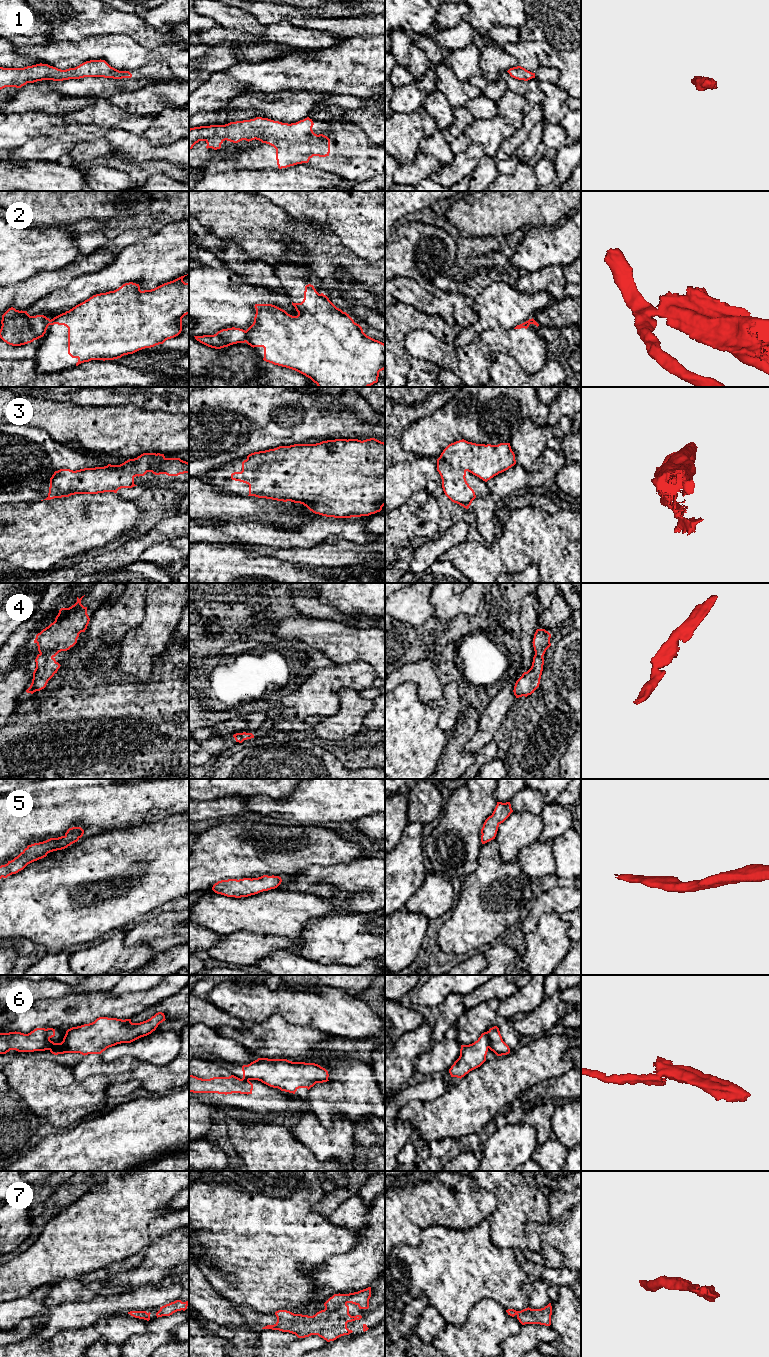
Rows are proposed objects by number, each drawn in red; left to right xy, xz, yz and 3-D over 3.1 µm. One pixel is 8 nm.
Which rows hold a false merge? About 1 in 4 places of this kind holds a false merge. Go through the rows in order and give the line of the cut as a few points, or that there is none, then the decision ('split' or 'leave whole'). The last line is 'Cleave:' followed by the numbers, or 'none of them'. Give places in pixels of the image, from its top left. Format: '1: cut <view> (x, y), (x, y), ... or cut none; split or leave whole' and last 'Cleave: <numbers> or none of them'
1: cut none; leave whole
2: cut xz (245, 331), (246, 341); split
3: cut none; leave whole
4: cut none; leave whole
5: cut none; leave whole
6: cut yz (486, 1032), (489, 1038), (488, 1047); split
7: cut none; leave whole
Cleave: 2, 6

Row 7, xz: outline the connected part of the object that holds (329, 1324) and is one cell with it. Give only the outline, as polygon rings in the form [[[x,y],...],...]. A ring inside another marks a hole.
[[[371,1287],[349,1294],[334,1294],[324,1303],[325,1309],[313,1316],[278,1310],[275,1312],[277,1322],[262,1329],[289,1332],[298,1338],[318,1335],[327,1342],[334,1341],[353,1332],[347,1328],[348,1322],[362,1318],[361,1315],[351,1316],[347,1304],[352,1303],[359,1309],[368,1309],[370,1297]]]

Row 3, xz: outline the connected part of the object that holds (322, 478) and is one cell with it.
[[[375,438],[366,440],[358,439],[335,439],[322,441],[316,444],[294,444],[290,446],[279,446],[274,449],[251,453],[247,459],[242,462],[242,471],[231,474],[231,479],[240,481],[249,485],[249,495],[258,498],[266,498],[277,501],[291,501],[306,506],[310,511],[326,517],[351,518],[369,516],[382,510],[385,505],[385,443]]]

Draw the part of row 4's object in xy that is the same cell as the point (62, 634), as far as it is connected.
[[[84,596],[80,599],[77,597],[77,602],[71,607],[61,608],[55,621],[36,635],[34,643],[38,646],[39,654],[35,659],[36,668],[27,693],[33,694],[46,687],[61,666],[54,657],[73,647],[79,634],[87,629],[90,618],[87,607],[81,604]]]

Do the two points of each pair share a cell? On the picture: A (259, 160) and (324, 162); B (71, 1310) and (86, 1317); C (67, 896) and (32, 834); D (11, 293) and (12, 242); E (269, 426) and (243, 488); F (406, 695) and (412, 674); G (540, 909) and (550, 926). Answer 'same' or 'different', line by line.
A: same
B: same
C: different
D: different
E: different
F: different
G: different

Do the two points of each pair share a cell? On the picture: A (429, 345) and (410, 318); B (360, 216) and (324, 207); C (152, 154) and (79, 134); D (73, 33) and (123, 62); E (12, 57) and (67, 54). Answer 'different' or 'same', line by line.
A: different
B: same
C: same
D: different
E: different

